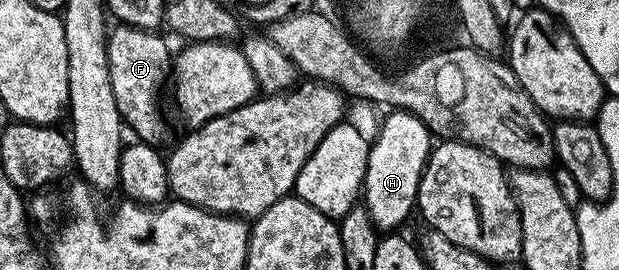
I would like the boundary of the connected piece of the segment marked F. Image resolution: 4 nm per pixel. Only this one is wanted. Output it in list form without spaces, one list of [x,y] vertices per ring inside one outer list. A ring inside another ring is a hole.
[[[115,25],[106,39],[108,52],[108,76],[112,76],[112,92],[116,96],[116,108],[120,108],[120,116],[127,127],[134,129],[133,137],[147,144],[158,144],[166,134],[166,118],[162,115],[162,106],[158,103],[158,93],[162,85],[167,85],[168,75],[172,70],[172,50],[166,47],[161,33],[152,30],[141,30],[135,26]]]

